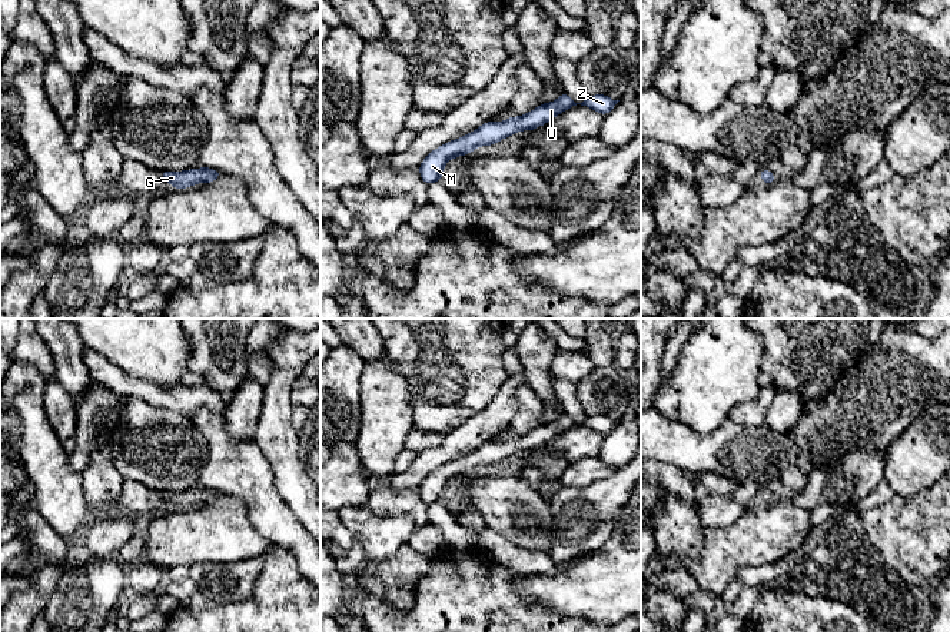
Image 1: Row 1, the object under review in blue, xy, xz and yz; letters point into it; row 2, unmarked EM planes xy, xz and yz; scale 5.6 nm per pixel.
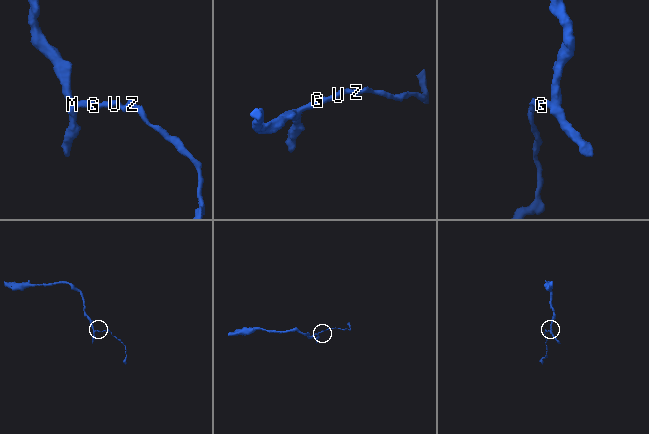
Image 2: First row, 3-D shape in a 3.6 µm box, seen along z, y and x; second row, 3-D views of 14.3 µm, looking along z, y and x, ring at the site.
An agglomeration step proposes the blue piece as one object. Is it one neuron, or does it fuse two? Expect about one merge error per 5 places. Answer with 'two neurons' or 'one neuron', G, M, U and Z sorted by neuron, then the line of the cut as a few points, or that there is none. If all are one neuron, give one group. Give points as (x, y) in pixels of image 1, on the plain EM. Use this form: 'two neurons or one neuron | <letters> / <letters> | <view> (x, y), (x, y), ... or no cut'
one neuron | G M U Z | no cut

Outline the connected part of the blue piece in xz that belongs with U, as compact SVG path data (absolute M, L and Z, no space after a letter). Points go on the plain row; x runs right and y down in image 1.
M562 413L555 422L542 423L541 426L524 436L512 436L505 442L496 443L486 442L472 453L448 462L431 472L418 488L421 492L421 499L426 505L439 502L444 493L445 483L449 479L469 475L474 472L475 468L479 466L491 466L494 463L498 463L504 458L509 458L518 450L534 450L551 442L561 432L571 429L577 425L591 428L605 436L614 429L618 422L620 420L612 420L608 416L597 415L585 416L582 423L575 423L568 415Z

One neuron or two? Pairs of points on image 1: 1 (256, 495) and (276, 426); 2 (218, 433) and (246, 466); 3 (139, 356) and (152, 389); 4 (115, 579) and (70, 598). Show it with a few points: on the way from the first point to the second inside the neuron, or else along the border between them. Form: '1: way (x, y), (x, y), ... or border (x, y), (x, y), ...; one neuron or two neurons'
1: border (251, 439), (265, 456), (278, 491); two neurons
2: way (221, 442), (238, 459); one neuron
3: border (119, 366), (136, 378), (156, 383), (179, 383); two neurons
4: way (103, 579), (82, 596); one neuron

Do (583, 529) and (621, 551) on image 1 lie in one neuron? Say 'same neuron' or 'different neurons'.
different neurons

